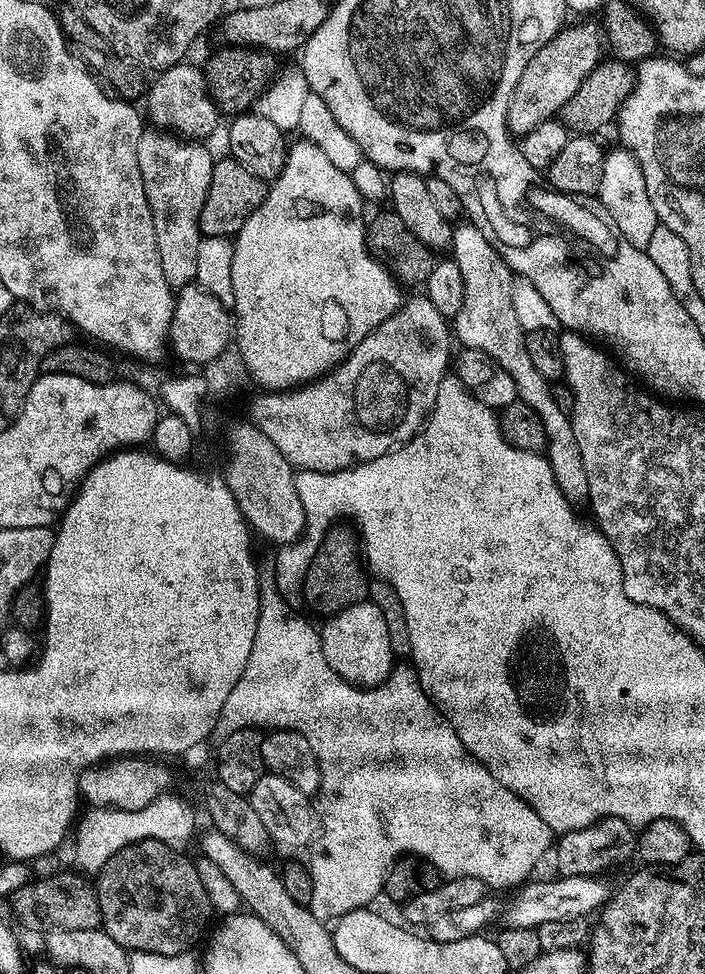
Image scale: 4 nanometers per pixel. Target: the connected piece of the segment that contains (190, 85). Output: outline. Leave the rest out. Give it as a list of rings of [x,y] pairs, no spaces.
[[[181,62],[163,69],[156,81],[151,81],[146,92],[148,112],[152,115],[151,123],[156,126],[174,129],[186,138],[200,140],[208,138],[212,131],[220,124],[222,113],[212,100],[211,90],[208,88],[208,77],[203,67]]]

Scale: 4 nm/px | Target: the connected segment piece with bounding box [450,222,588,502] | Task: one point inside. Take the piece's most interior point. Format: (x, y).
(487, 322)

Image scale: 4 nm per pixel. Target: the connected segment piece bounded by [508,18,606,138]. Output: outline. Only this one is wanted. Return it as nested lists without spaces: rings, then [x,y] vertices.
[[[592,18],[581,20],[584,20],[581,24],[569,23],[561,28],[554,38],[550,38],[550,42],[546,42],[546,46],[542,46],[542,50],[538,50],[538,54],[534,54],[534,58],[530,58],[530,62],[526,62],[526,70],[522,72],[522,78],[514,88],[508,107],[508,129],[513,137],[522,138],[530,130],[534,130],[534,126],[542,126],[542,122],[559,117],[564,111],[566,102],[570,102],[570,97],[578,91],[578,86],[582,86],[584,79],[596,69],[596,65],[605,55],[606,36],[601,25],[599,23],[596,25],[592,21],[595,19]]]

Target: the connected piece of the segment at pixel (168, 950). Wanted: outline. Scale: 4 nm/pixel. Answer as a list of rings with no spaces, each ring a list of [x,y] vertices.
[[[136,840],[100,867],[94,883],[98,906],[102,906],[102,927],[129,953],[182,954],[193,947],[196,936],[209,931],[212,903],[198,878],[196,860],[182,853],[161,840]]]

